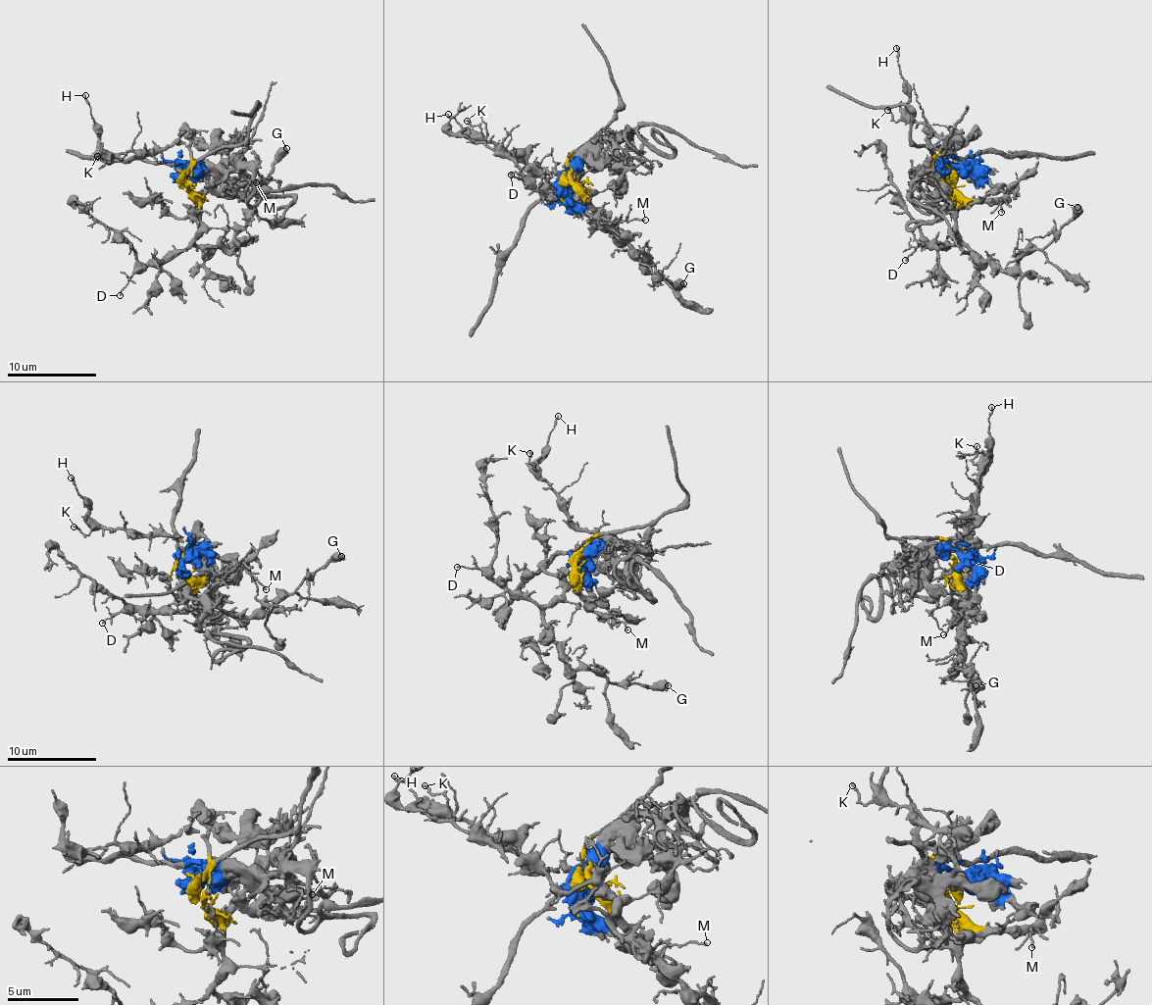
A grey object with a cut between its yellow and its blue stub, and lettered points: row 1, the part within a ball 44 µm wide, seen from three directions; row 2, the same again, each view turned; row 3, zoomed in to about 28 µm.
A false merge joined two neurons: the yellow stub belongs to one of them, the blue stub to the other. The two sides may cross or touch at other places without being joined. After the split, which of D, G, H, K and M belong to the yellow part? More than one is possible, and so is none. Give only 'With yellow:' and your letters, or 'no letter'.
With yellow: D, G, H, K, M

